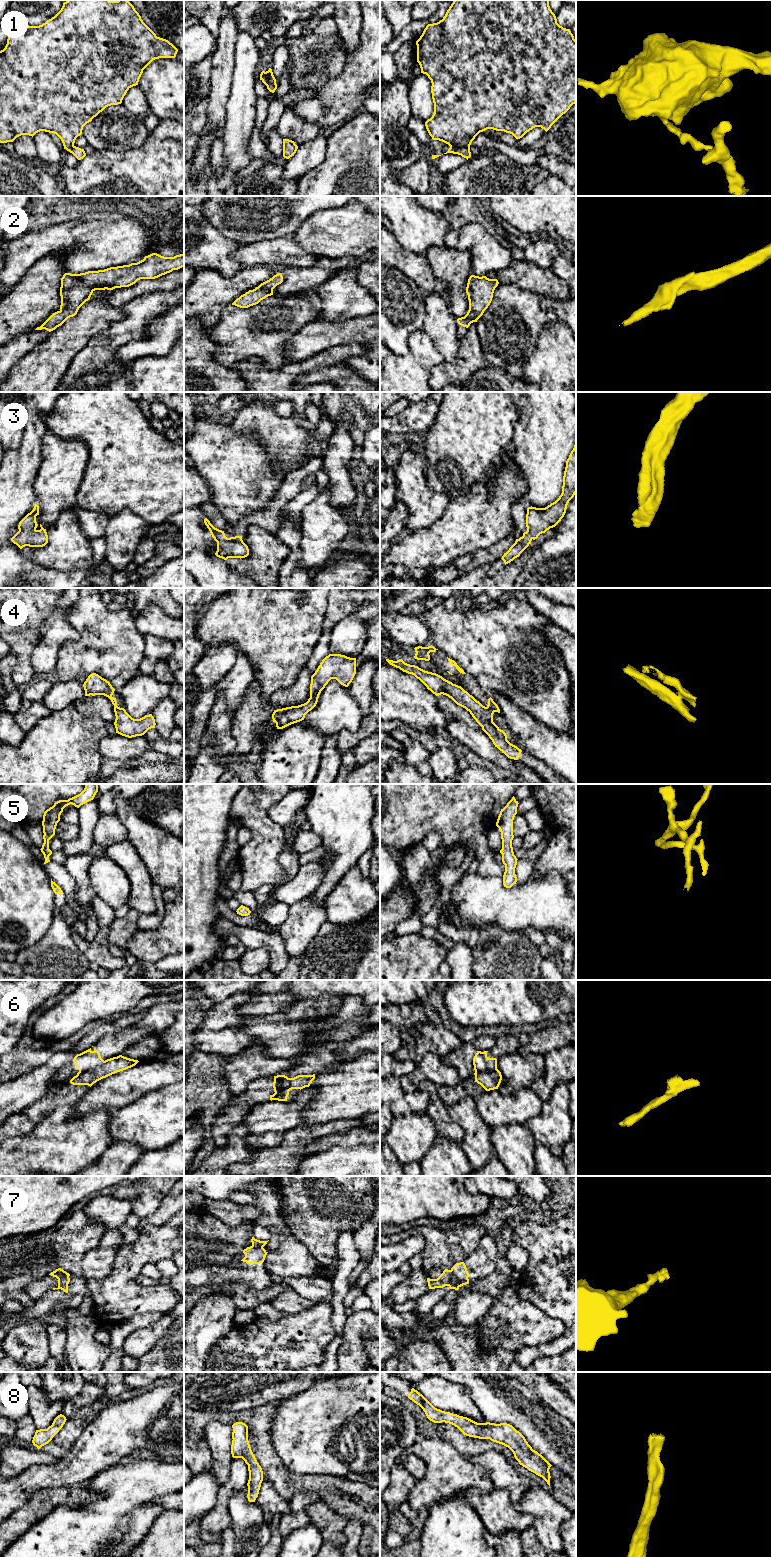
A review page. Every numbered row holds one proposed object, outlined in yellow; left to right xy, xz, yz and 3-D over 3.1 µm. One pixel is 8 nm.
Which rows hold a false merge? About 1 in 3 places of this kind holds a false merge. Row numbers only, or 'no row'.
1, 4, 6, 7

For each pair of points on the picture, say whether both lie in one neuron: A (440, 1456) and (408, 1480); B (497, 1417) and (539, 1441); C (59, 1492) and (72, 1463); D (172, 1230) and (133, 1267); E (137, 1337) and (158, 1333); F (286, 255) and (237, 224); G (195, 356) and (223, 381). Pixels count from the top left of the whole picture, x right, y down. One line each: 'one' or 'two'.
A: two
B: one
C: two
D: one
E: one
F: two
G: one

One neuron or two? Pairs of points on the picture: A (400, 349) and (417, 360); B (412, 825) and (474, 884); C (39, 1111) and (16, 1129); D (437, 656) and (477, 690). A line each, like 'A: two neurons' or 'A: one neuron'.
A: two neurons
B: two neurons
C: one neuron
D: one neuron

